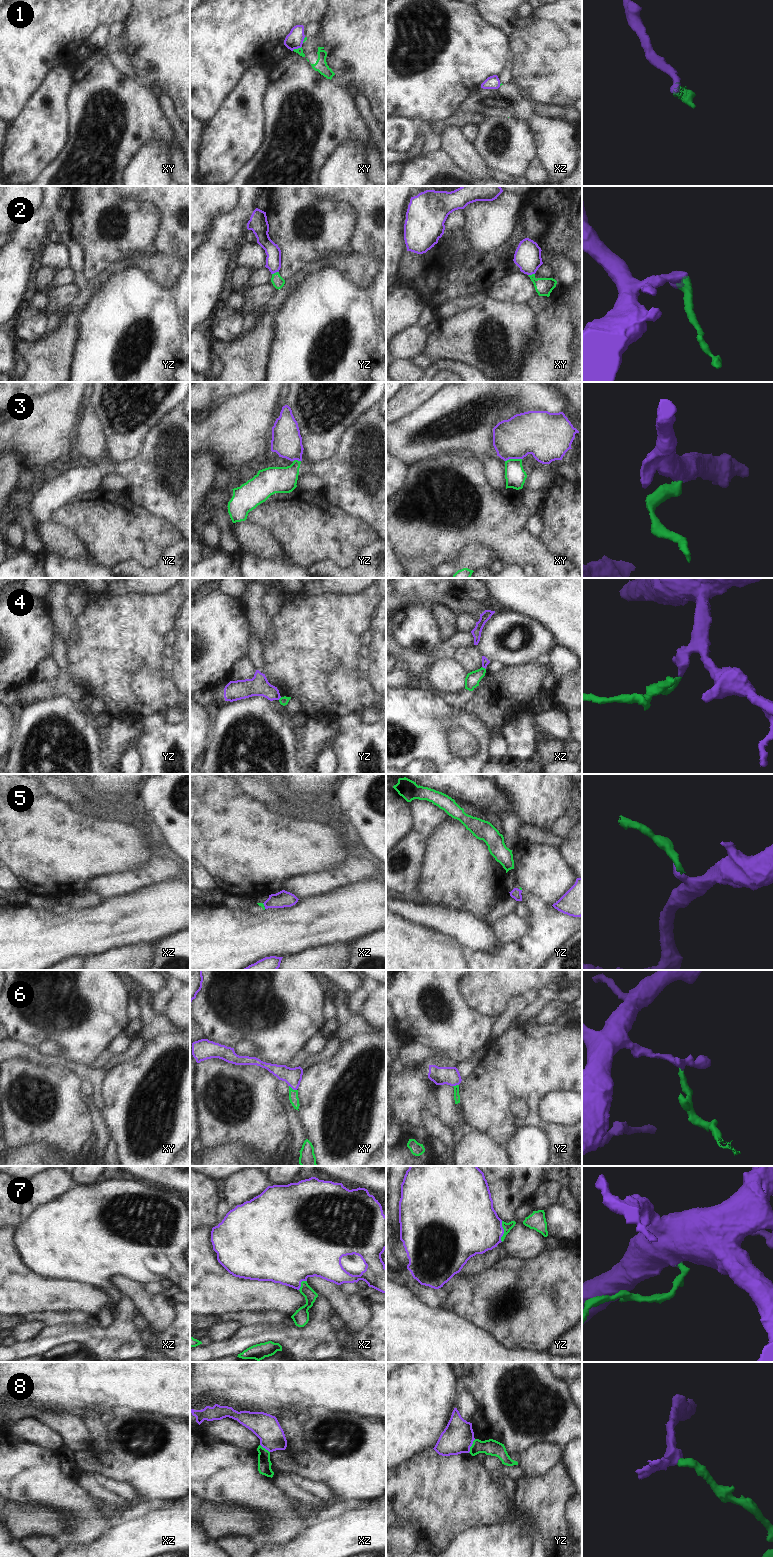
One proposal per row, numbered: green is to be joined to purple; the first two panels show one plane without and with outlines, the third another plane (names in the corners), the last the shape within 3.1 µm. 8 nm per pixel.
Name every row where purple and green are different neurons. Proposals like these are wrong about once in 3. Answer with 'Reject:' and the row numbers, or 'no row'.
Reject: 1, 3, 4, 5, 8.

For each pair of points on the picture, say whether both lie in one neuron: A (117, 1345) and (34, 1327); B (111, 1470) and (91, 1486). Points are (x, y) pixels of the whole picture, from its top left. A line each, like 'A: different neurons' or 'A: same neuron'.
A: different neurons
B: different neurons

